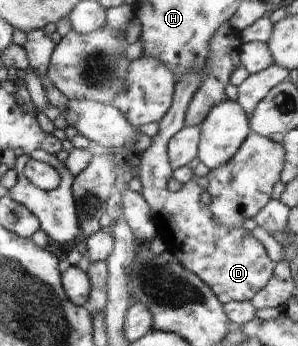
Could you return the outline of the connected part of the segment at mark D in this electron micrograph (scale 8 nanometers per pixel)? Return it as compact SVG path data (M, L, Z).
M201 70L193 72L193 74L185 74L181 78L181 82L177 83L173 106L170 107L165 118L158 121L160 128L157 136L153 136L150 146L139 154L138 176L141 178L141 184L143 184L143 190L140 193L144 196L147 204L149 204L149 208L151 208L151 214L153 214L156 226L156 236L159 236L165 242L166 250L174 254L183 268L191 270L209 288L212 288L215 296L222 301L222 304L235 301L250 301L270 282L276 267L276 263L269 258L261 241L255 238L251 231L245 229L245 227L227 228L227 226L219 224L219 221L215 220L214 213L211 212L209 205L201 203L199 196L206 189L201 188L195 180L183 184L183 187L177 192L171 192L167 189L167 182L173 175L169 159L169 142L186 125L187 107L190 106L190 100L201 84L201 78L203 78Z

